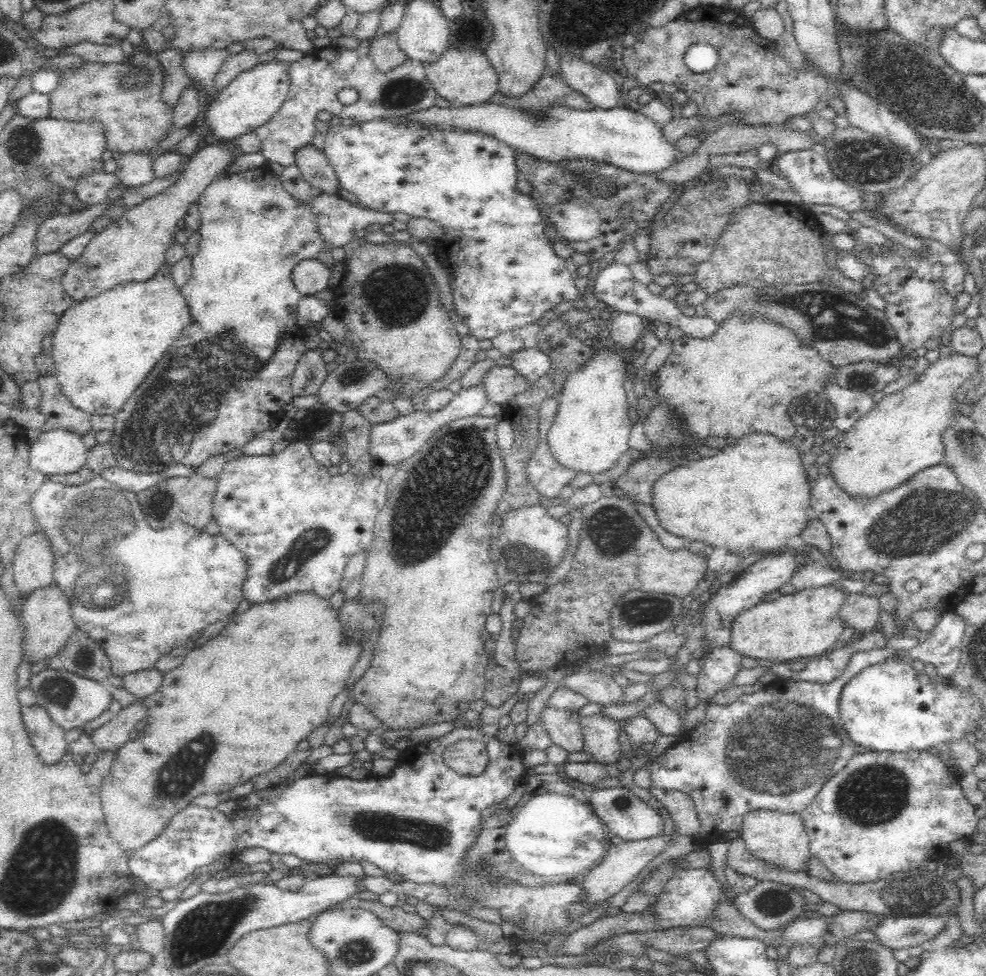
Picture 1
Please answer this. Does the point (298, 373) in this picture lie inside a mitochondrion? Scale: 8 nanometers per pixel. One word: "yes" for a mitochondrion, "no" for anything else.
no

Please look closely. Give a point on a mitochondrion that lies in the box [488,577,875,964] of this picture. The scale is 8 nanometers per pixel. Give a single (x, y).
(778, 750)

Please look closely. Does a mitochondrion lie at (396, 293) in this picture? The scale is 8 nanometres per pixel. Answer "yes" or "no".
yes

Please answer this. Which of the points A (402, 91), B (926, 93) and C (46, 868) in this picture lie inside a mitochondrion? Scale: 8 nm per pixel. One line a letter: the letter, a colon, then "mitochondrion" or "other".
A: mitochondrion
B: mitochondrion
C: mitochondrion

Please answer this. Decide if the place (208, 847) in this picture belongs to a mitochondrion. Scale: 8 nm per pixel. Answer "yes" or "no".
no

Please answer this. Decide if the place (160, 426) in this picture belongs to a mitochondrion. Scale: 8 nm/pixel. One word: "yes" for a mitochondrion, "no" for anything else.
yes

